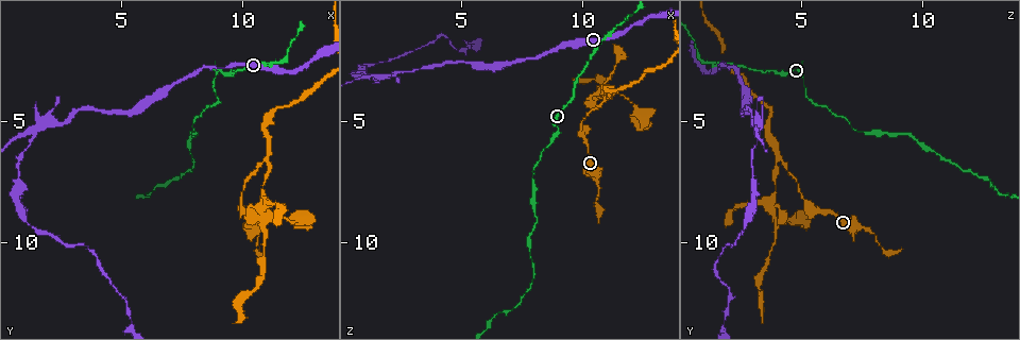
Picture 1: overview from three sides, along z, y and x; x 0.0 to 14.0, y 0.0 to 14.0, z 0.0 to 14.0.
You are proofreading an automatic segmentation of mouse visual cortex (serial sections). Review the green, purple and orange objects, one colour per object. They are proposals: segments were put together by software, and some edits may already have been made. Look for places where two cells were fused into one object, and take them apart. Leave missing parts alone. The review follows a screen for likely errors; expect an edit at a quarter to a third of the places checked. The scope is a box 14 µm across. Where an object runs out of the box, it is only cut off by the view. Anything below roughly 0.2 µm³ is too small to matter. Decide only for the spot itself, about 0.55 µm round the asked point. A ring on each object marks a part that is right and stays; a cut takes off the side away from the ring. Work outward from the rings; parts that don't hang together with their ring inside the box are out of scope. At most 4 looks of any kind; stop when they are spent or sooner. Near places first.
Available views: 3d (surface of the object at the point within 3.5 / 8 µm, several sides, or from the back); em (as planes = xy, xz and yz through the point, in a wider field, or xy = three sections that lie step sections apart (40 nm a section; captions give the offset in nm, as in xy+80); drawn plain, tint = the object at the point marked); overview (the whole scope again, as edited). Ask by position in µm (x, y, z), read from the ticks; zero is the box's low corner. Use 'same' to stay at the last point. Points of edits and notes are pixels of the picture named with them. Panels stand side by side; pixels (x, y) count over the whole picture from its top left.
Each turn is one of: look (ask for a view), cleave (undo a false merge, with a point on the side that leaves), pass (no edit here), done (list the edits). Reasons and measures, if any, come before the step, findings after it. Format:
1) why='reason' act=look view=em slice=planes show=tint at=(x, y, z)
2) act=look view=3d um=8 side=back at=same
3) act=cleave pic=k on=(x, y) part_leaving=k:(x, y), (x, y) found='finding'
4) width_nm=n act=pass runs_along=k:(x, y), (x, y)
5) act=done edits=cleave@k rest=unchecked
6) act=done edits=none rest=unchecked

why='abrupt turn' act=look view=3d um=3.5 at=(9.0, 4.1, 5.3)

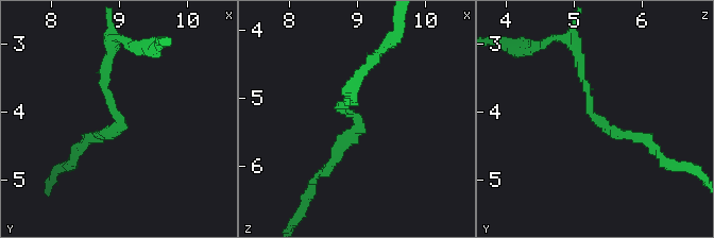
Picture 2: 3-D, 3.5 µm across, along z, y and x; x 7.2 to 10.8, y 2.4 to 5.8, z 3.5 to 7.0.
act=look view=em slice=xy step=3 show=tint at=(9.00, 4.20, 5.35)

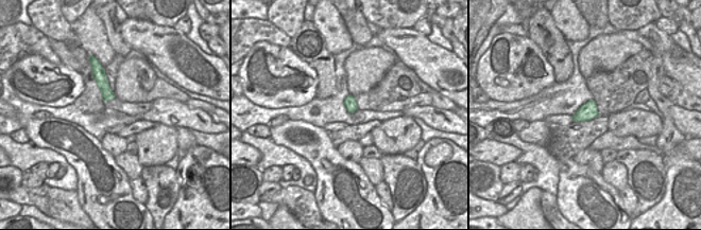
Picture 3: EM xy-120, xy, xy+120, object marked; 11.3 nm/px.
act=pass runs_along=2:(581, 60), (589, 109), (651, 145) found='continuous, no second cell'

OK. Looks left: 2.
why='three-way junction' act=look view=3d um=3.5 at=(11.0, 6.6, 4.1)

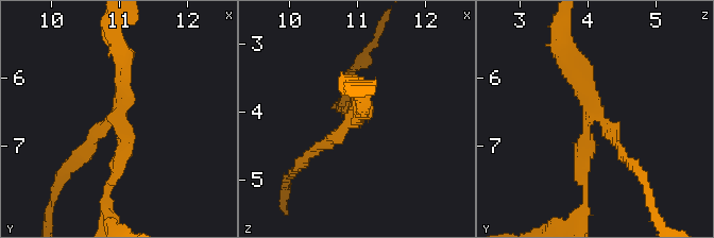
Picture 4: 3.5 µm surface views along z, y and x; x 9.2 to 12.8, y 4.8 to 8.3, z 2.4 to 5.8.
arms=3 arm_widths_nm=150,200,250 act=look view=em slice=xy step=3 show=tint at=(11.00, 6.55, 4.05)

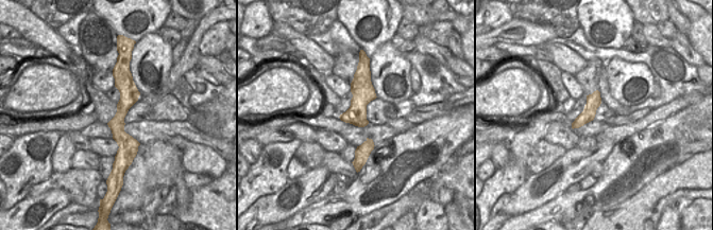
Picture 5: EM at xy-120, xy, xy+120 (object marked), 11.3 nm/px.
act=pass runs_along=4:(308, 154), (344, 130), (361, 111), (351, 107) found='all the same cell'

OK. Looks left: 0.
act=done edits=none rest=unchecked

